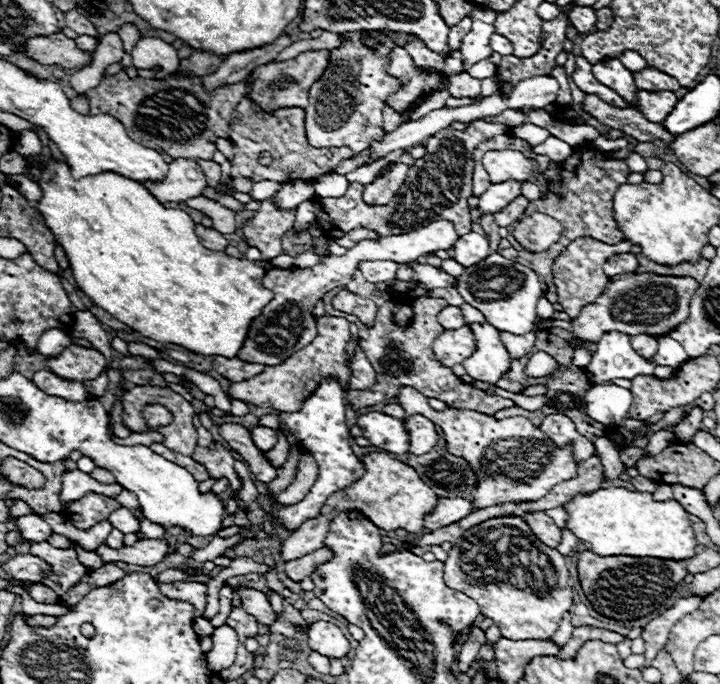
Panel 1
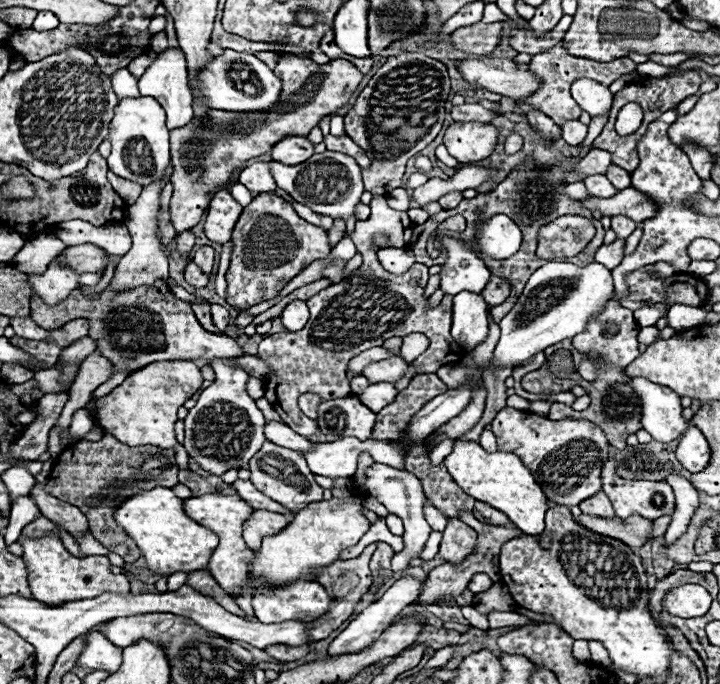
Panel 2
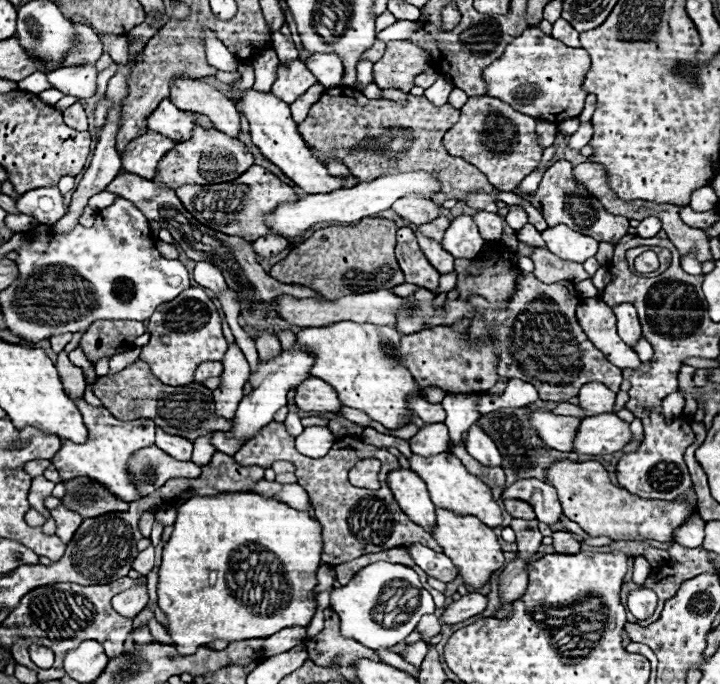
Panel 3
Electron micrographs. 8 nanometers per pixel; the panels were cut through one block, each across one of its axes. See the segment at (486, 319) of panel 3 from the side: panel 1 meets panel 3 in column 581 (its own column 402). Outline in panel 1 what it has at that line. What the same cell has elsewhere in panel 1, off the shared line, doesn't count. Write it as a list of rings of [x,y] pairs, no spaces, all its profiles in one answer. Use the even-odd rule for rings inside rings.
[[[358,270],[354,274],[354,278],[342,288],[342,290],[348,290],[356,296],[362,296],[362,298],[368,298],[372,300],[376,306],[378,306],[378,312],[376,312],[376,318],[374,318],[374,326],[368,328],[366,324],[360,322],[358,316],[352,316],[352,314],[346,314],[346,312],[340,312],[340,310],[334,310],[332,306],[332,298],[336,296],[338,290],[330,290],[326,296],[324,296],[324,304],[326,304],[326,312],[336,316],[336,314],[342,314],[344,318],[348,318],[350,322],[354,322],[358,326],[358,336],[360,336],[360,346],[368,358],[368,362],[372,364],[372,368],[376,370],[376,384],[372,388],[366,388],[366,390],[348,390],[348,400],[352,402],[354,408],[362,408],[362,406],[374,406],[374,404],[380,404],[380,402],[388,402],[392,398],[398,396],[398,390],[400,386],[410,386],[414,390],[420,390],[420,394],[424,394],[426,398],[438,398],[442,402],[446,402],[450,408],[468,408],[468,410],[480,410],[484,414],[494,414],[496,410],[502,410],[502,408],[512,408],[516,406],[512,400],[508,398],[502,398],[502,396],[490,396],[486,394],[484,390],[478,390],[474,384],[464,384],[456,374],[452,374],[450,368],[442,366],[436,358],[434,358],[434,352],[432,352],[432,340],[444,330],[440,324],[438,324],[438,318],[436,314],[448,306],[448,302],[444,298],[432,298],[432,296],[418,296],[418,298],[410,298],[408,302],[412,304],[412,310],[414,310],[414,316],[412,316],[412,322],[408,328],[402,328],[394,322],[394,316],[392,316],[392,310],[394,306],[400,302],[398,296],[394,294],[386,294],[380,292],[376,288],[376,284],[370,284],[364,280],[362,272]]]

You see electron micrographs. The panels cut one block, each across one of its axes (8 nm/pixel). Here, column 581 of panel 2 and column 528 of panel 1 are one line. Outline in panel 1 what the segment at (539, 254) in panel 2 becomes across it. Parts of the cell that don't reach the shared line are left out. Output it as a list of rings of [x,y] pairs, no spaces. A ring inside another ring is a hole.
[[[534,212],[522,218],[512,234],[524,250],[544,252],[550,244],[556,242],[556,220]]]

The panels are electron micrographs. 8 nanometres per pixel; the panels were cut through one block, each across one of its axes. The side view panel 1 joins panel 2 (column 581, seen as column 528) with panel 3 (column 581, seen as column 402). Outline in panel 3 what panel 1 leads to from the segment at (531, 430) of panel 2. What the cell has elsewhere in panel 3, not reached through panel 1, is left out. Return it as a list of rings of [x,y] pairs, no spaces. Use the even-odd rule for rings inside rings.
[[[600,382],[584,384],[580,388],[580,394],[578,394],[578,404],[584,410],[584,416],[602,414],[606,410],[612,410],[614,408],[614,400],[616,400],[616,394],[612,390],[608,390]]]

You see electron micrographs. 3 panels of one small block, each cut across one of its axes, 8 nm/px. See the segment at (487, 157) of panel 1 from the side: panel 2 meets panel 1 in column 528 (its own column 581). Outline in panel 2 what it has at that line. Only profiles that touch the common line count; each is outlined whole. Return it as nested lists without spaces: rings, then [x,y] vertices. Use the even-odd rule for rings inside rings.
[[[592,148],[580,162],[578,166],[570,172],[572,180],[584,180],[592,174],[606,174],[608,166],[612,164],[610,160],[610,152],[600,150],[600,148]]]

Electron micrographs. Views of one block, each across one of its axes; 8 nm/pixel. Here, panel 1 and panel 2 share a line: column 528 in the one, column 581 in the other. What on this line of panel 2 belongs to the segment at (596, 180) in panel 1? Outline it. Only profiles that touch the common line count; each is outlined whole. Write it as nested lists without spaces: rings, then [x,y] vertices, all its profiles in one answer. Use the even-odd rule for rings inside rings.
[[[526,154],[526,158],[508,174],[508,178],[504,182],[500,182],[490,194],[478,194],[476,196],[476,206],[478,208],[484,208],[486,212],[490,214],[506,214],[510,216],[518,228],[522,230],[522,246],[520,250],[506,258],[506,260],[494,260],[494,258],[488,258],[488,268],[498,274],[498,276],[504,276],[512,282],[512,294],[510,298],[506,298],[506,302],[502,302],[499,306],[492,306],[489,309],[490,318],[500,324],[500,320],[510,312],[510,308],[514,306],[514,302],[518,300],[518,292],[516,292],[516,286],[518,282],[526,282],[530,278],[530,272],[520,272],[518,270],[534,270],[534,250],[536,250],[536,244],[538,244],[538,230],[542,226],[546,226],[548,222],[564,216],[564,214],[582,214],[582,216],[588,216],[590,218],[590,210],[586,210],[582,206],[580,200],[576,198],[570,198],[568,194],[564,194],[564,190],[560,190],[564,184],[566,184],[566,176],[570,172],[570,168],[564,168],[560,162],[556,162],[554,166],[538,166],[534,164],[534,154]]]

